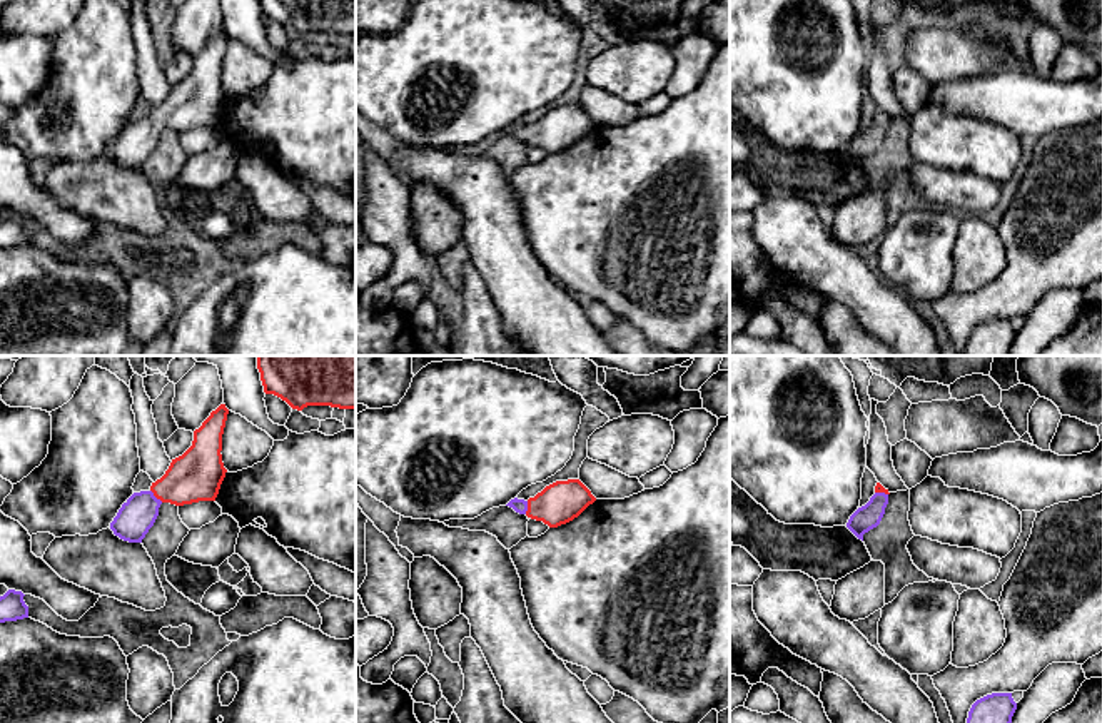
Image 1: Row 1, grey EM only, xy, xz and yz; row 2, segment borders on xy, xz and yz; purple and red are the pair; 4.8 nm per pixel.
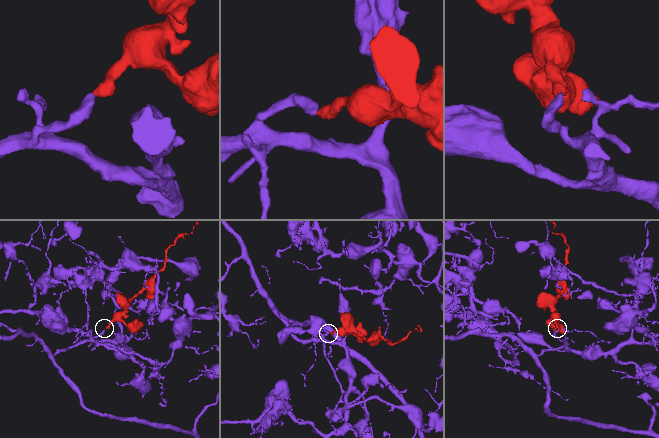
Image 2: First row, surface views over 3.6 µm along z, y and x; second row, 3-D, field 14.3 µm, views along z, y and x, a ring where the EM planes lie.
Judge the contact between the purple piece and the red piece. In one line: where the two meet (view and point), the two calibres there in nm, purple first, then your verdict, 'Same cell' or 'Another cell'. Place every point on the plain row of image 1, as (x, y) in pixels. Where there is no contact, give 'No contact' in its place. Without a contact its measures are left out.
Touches purple at xy (154, 122). Thickness 170 nm (purple) against 240 nm. Same cell

